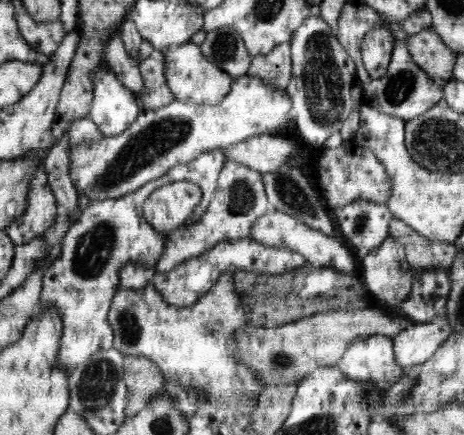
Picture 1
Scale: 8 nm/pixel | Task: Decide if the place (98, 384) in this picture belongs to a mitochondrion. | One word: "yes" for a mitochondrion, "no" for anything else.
yes

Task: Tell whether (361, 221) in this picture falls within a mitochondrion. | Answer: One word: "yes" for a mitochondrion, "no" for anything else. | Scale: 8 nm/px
yes

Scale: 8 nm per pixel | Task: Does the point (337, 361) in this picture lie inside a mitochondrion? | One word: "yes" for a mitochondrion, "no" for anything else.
no

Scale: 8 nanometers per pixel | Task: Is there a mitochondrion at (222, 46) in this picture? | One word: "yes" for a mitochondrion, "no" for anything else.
yes

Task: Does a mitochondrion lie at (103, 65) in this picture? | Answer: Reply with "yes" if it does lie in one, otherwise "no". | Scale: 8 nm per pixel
no

